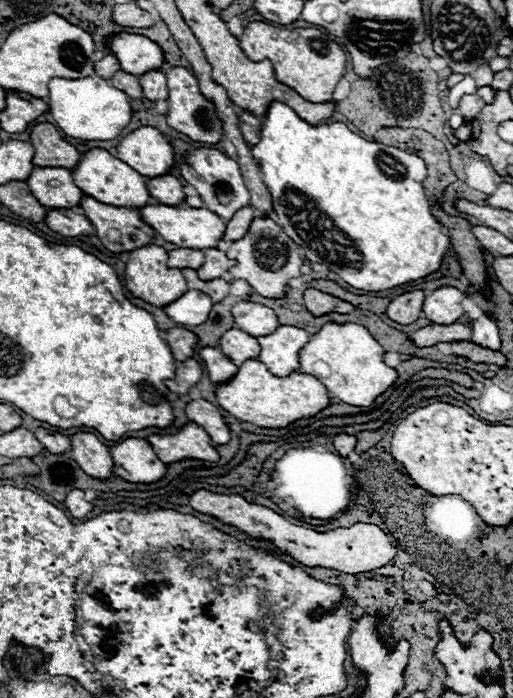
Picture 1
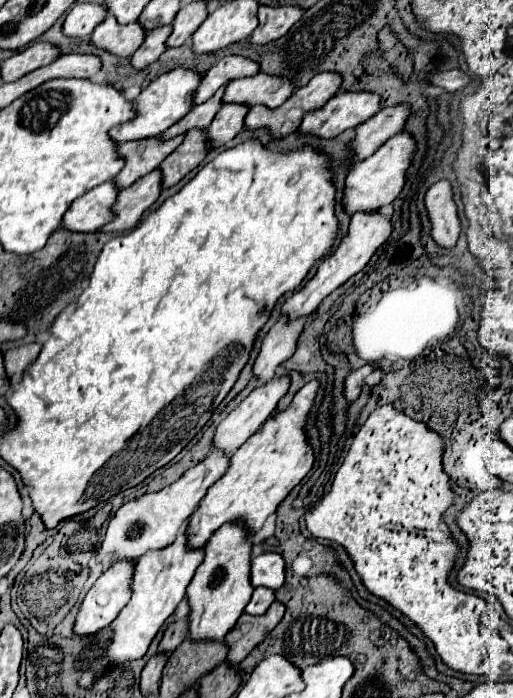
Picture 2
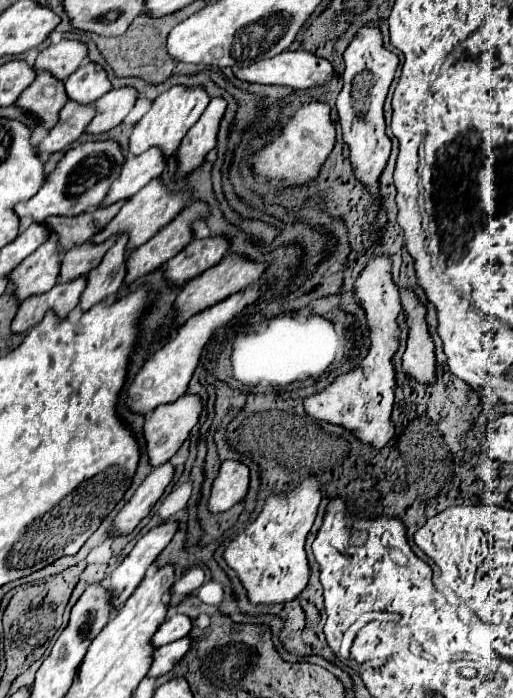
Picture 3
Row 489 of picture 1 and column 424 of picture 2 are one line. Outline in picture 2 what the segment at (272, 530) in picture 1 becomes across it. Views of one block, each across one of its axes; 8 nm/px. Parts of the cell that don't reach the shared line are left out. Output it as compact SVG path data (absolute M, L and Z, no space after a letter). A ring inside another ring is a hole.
M440 180L430 186L424 204L432 220L434 240L444 248L452 248L462 232L462 222L458 220L458 206L452 194L452 182Z

